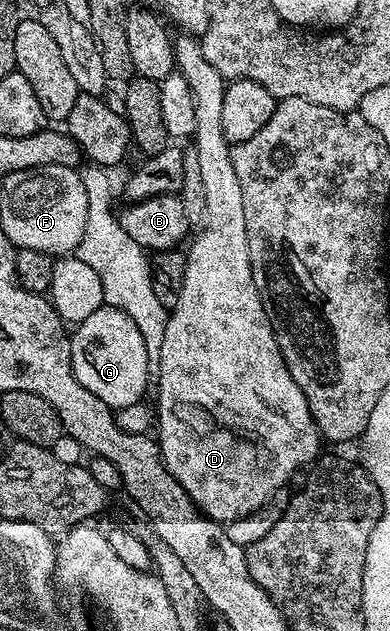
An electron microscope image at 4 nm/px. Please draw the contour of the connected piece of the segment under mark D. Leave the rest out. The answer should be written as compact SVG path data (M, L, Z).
M182 35L177 38L174 42L174 63L177 69L177 72L182 73L184 79L187 80L187 83L190 84L190 93L194 96L194 105L195 105L195 119L192 126L192 148L196 151L196 160L200 162L200 179L204 183L204 200L205 206L204 211L206 212L206 220L204 224L197 230L198 238L195 239L194 242L191 240L189 242L190 249L187 248L185 250L186 255L186 266L184 267L184 283L180 287L180 295L176 299L176 307L172 310L169 310L166 326L164 327L164 343L160 346L160 371L156 375L156 385L158 381L158 405L156 404L156 440L158 446L160 447L160 451L162 452L162 462L168 467L168 471L171 473L173 477L175 477L178 482L184 487L184 491L188 494L191 499L194 500L195 506L205 516L209 517L212 521L217 521L219 523L229 523L232 521L240 520L242 517L246 517L251 513L256 512L262 506L266 504L267 501L270 500L270 497L276 492L278 489L283 488L287 484L285 482L289 479L290 476L293 475L297 469L302 469L306 464L309 463L310 460L313 459L314 456L317 458L319 456L318 453L318 441L320 442L320 434L318 431L318 424L314 422L314 416L310 413L310 408L308 407L308 399L304 395L304 391L300 391L300 387L296 387L296 381L292 379L292 375L288 371L288 367L286 366L286 360L282 358L282 352L278 349L278 336L274 333L274 326L270 324L270 317L266 314L266 308L262 305L262 297L258 294L258 288L256 287L256 283L252 279L252 263L250 262L250 256L248 255L248 231L246 230L246 224L244 223L244 195L240 195L240 179L236 179L236 167L232 163L232 155L230 154L232 148L232 142L224 135L224 126L220 120L220 111L224 108L224 91L227 87L227 82L222 78L220 74L216 71L216 67L212 67L212 63L208 63L208 59L204 59L204 51L202 50L201 44L195 38L189 35Z

